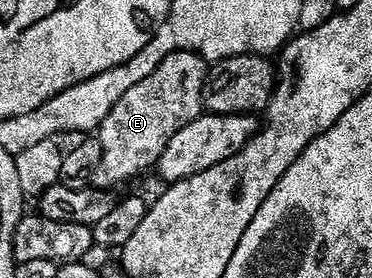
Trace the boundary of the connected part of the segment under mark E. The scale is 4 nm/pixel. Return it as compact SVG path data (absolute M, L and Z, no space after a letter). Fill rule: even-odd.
M179 51L170 53L144 80L133 85L97 130L97 140L102 142L102 158L100 167L94 172L93 188L114 191L117 185L137 173L153 170L172 135L203 116L202 91L206 88L207 76L207 62L197 53Z

